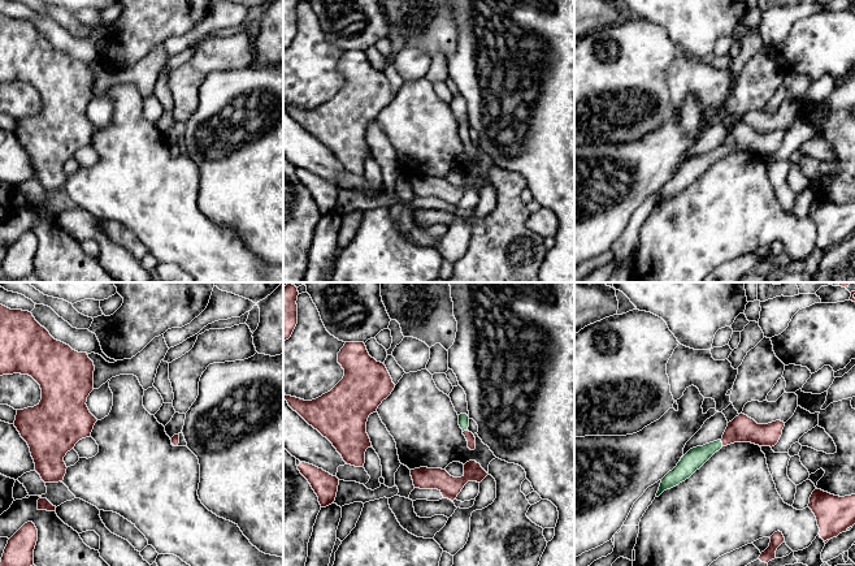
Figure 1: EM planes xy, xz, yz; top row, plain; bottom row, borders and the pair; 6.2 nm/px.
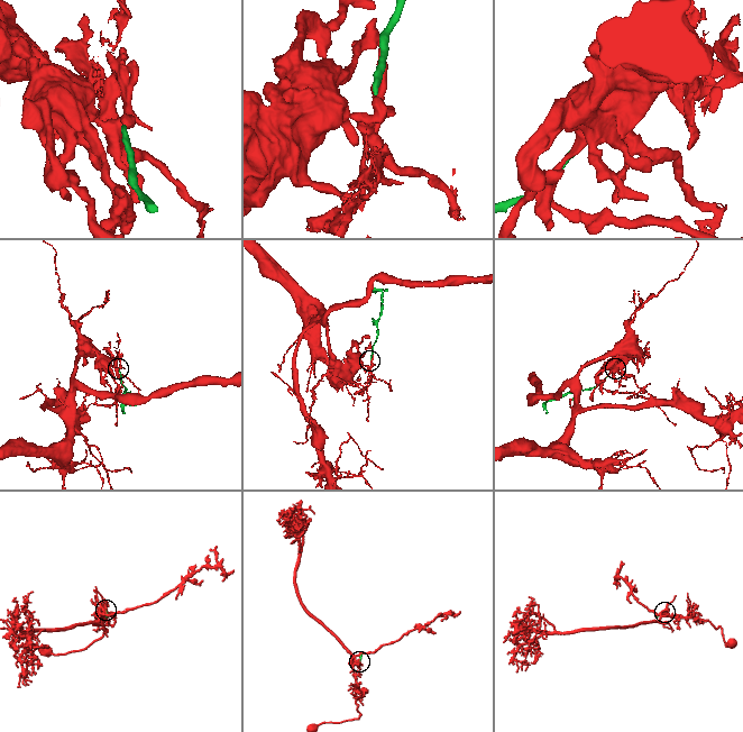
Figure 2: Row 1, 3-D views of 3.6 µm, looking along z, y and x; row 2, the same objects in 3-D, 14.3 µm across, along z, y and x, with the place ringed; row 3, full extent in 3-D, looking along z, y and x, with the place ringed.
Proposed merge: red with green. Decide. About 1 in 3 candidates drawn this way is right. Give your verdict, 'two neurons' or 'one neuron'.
one neuron

